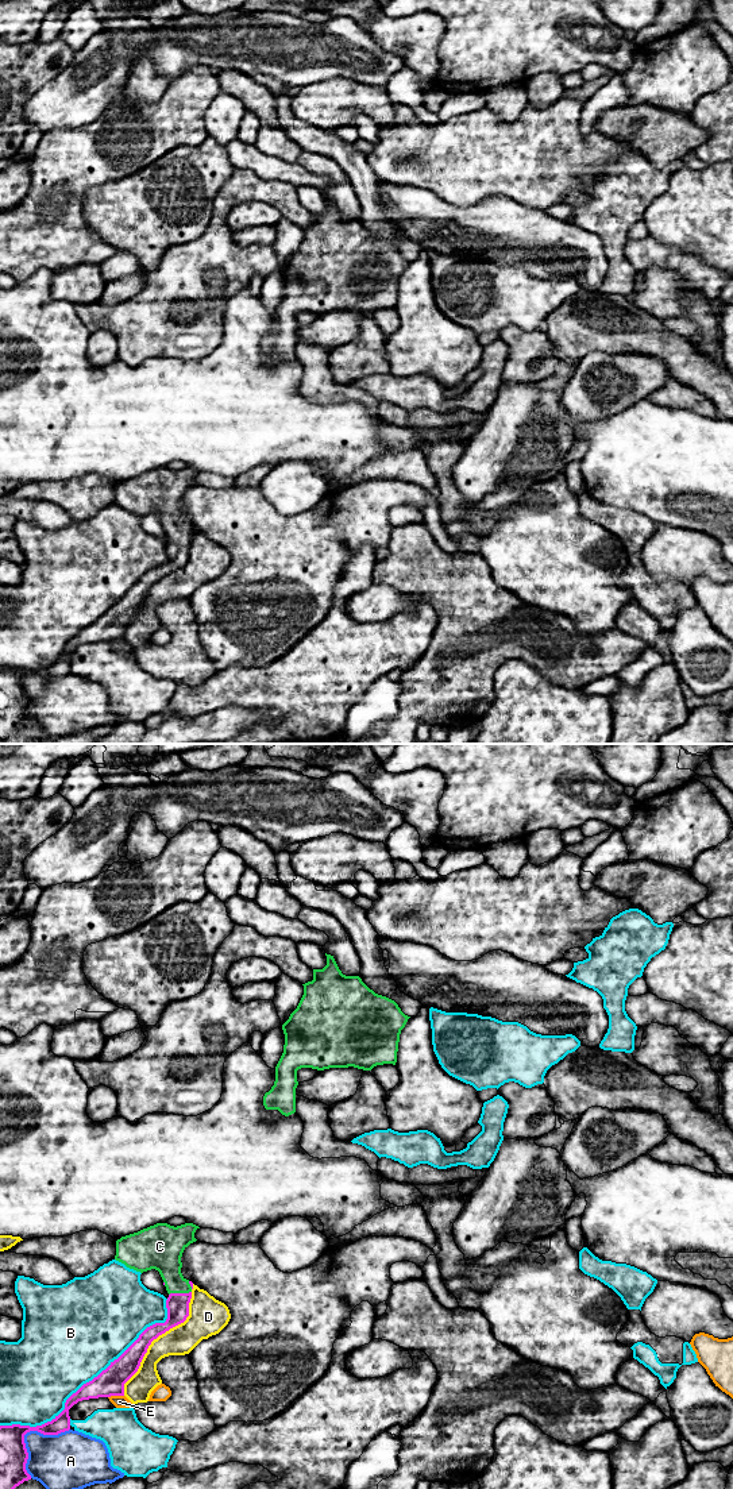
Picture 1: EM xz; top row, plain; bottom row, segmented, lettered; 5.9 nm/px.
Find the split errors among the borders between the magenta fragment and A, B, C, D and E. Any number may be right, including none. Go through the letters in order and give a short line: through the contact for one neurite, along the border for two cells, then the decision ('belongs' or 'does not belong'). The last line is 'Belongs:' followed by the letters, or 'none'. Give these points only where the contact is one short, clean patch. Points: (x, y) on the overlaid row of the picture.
A: does not belong
B: does not belong
C: xz (177, 1304), (180, 1293), (165, 1254) | belongs
D: does not belong
E: does not belong
Belongs: C

